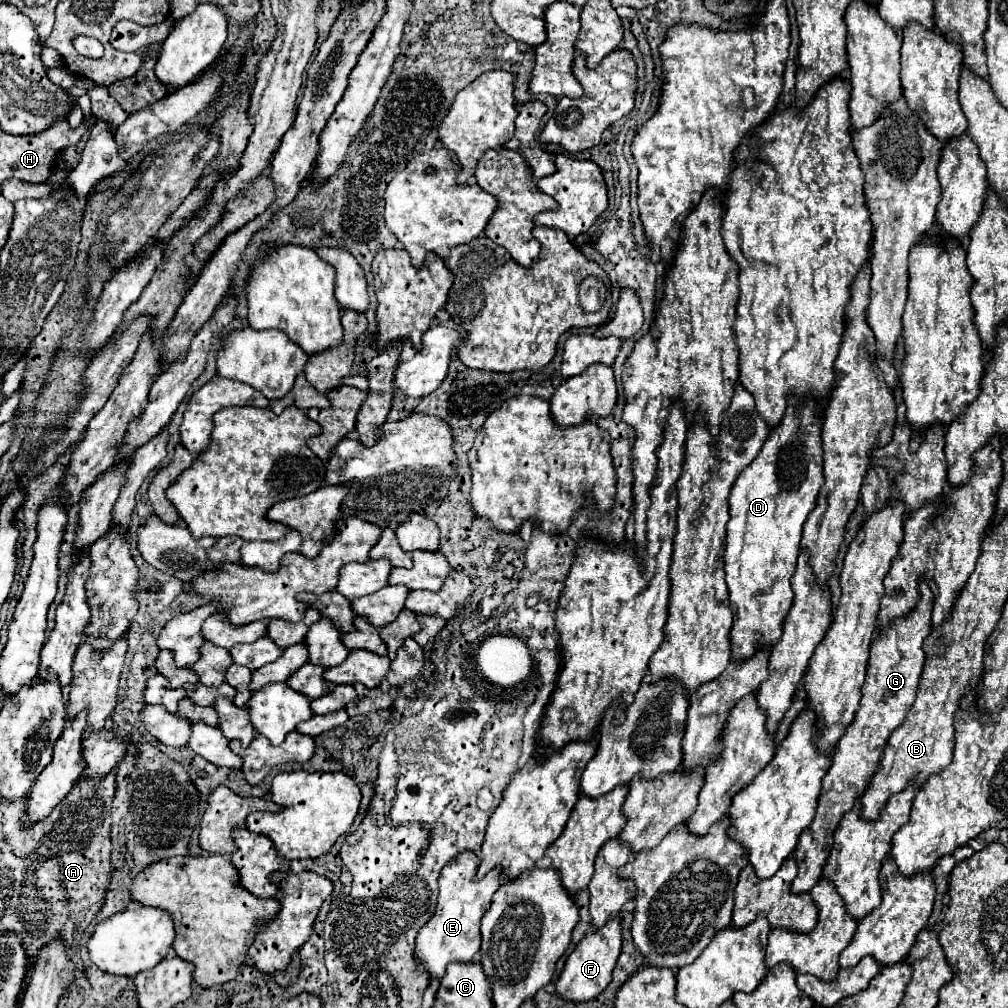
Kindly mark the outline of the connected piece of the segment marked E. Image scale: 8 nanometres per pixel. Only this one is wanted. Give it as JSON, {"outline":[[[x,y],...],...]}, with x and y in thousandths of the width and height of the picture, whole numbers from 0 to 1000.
{"outline":[[[460,843],[437,865],[433,905],[413,931],[413,948],[419,952],[423,964],[427,964],[427,970],[437,972],[446,954],[468,954],[476,942],[476,913],[488,897],[488,887],[496,879],[496,861],[486,863],[478,873],[470,873],[474,855],[476,851],[472,845]]]}

